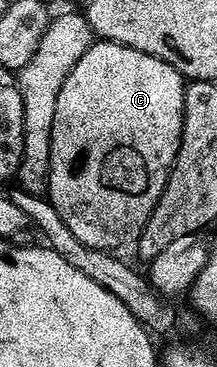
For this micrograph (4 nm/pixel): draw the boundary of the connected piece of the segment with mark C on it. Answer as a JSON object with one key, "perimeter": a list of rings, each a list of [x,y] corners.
{"perimeter":[[[96,41],[57,97],[49,198],[77,241],[114,252],[143,232],[183,140],[187,87],[173,65],[120,43]]]}

